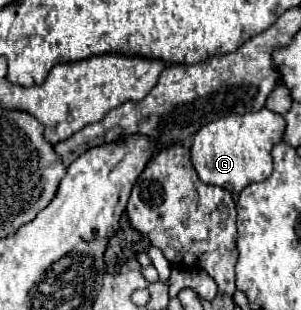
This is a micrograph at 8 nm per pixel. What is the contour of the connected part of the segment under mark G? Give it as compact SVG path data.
M262 108L258 112L228 114L204 124L192 142L192 164L202 182L228 192L242 192L248 184L262 182L272 174L272 146L282 142L284 116Z

